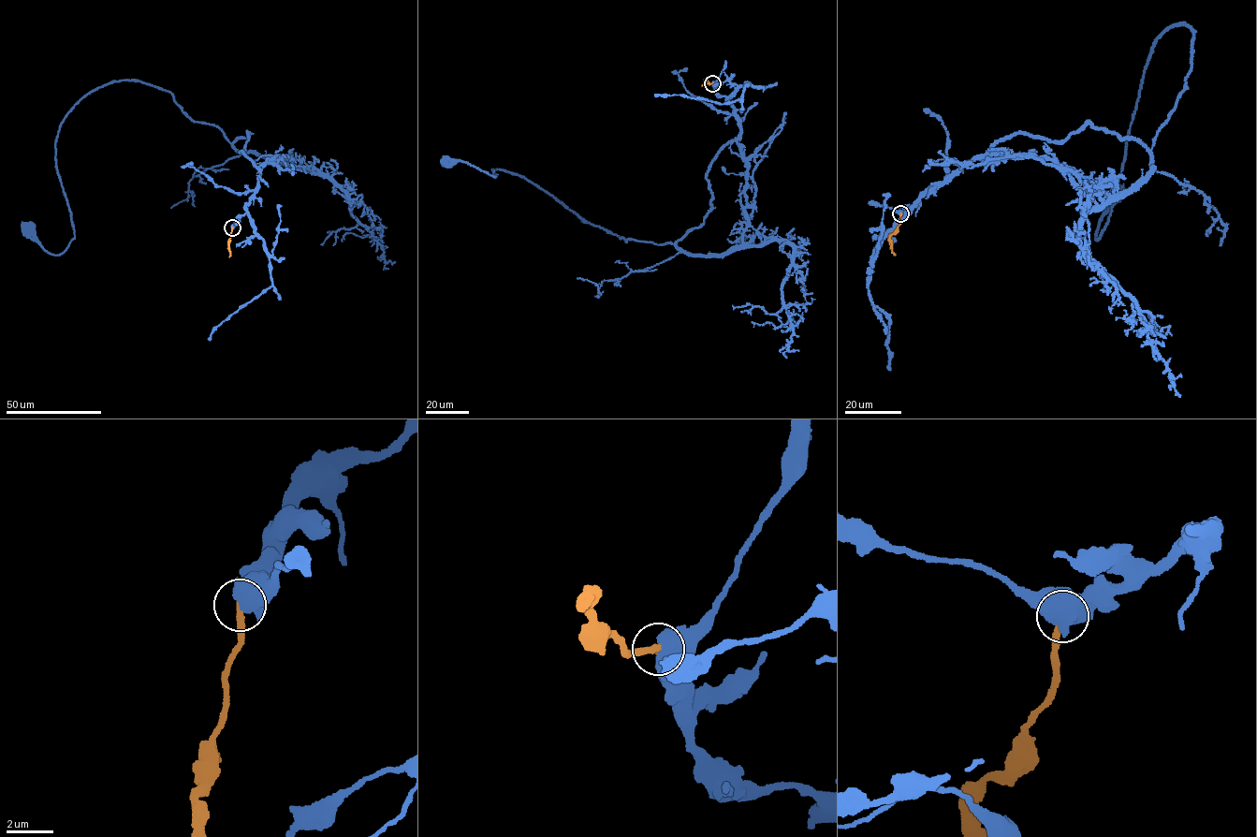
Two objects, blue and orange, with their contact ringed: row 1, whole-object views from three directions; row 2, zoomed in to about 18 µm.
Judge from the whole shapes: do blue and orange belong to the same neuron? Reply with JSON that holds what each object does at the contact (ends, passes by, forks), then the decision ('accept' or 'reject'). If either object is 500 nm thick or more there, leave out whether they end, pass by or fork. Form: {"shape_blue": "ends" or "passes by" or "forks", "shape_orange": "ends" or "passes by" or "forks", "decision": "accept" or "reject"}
{"decision": "reject"}

